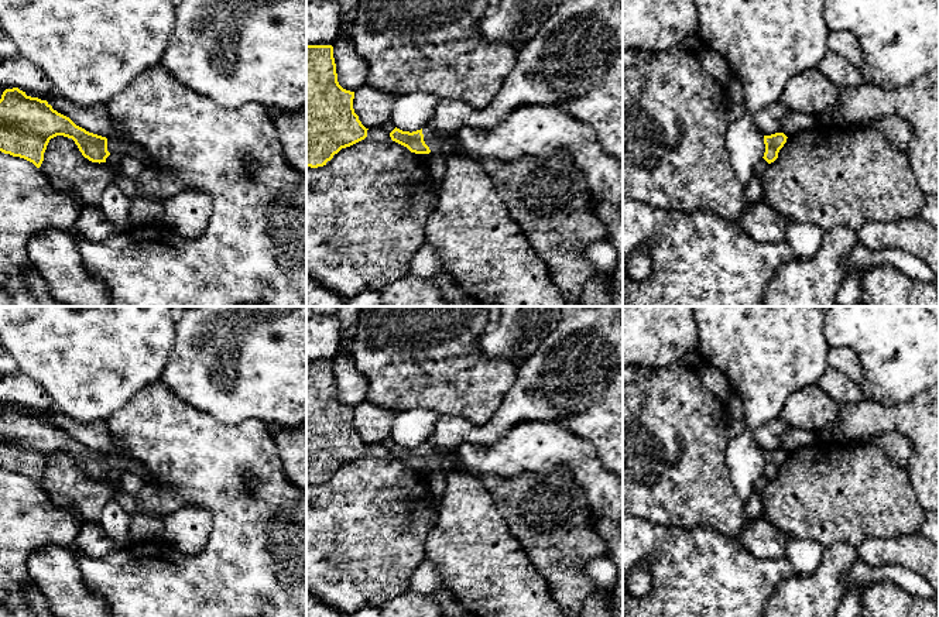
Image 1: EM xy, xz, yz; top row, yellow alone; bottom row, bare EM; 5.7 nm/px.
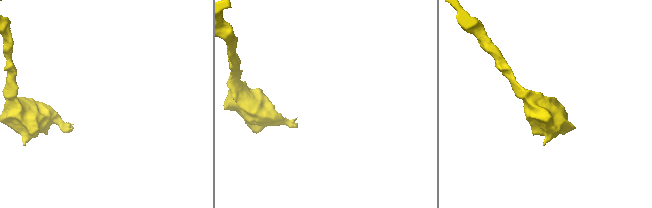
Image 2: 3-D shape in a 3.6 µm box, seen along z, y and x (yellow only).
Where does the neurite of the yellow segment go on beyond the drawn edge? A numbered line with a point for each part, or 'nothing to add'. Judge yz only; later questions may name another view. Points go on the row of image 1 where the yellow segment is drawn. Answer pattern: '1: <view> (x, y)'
nothing to add

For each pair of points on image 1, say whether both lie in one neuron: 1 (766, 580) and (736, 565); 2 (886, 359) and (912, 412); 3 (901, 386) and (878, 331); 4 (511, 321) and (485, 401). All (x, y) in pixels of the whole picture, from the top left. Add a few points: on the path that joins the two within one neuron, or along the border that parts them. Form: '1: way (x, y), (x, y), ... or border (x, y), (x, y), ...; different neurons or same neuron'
1: way (758, 579), (750, 579), (743, 572); same neuron
2: border (924, 390), (907, 400), (891, 404), (871, 400); different neurons
3: way (901, 372), (901, 350), (893, 342); same neuron
4: border (483, 329), (482, 352), (517, 366); different neurons

